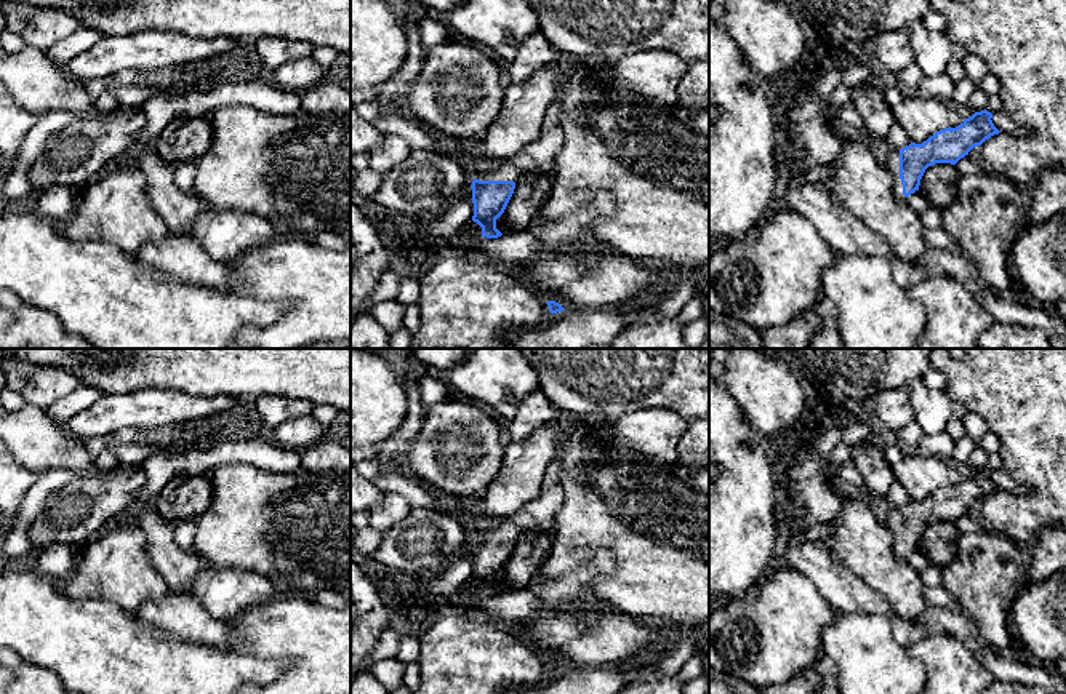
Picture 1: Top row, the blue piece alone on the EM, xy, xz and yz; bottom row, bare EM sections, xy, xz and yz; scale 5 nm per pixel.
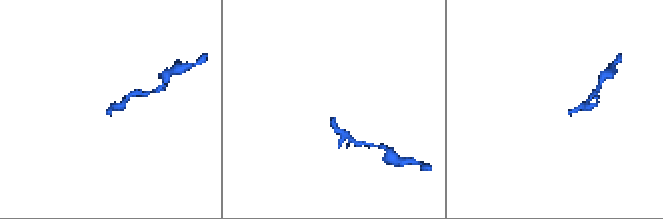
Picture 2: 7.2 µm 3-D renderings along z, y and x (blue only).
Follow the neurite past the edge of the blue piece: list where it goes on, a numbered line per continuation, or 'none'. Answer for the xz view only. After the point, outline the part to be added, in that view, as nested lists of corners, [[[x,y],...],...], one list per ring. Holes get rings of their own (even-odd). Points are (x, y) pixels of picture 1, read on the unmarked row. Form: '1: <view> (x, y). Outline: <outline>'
1: xz (511, 528). Outline: [[[523,515],[522,517],[515,517],[515,518],[507,518],[499,526],[496,526],[495,529],[480,532],[475,537],[519,540],[519,537],[522,536],[525,526],[527,526],[527,520],[525,520]]]

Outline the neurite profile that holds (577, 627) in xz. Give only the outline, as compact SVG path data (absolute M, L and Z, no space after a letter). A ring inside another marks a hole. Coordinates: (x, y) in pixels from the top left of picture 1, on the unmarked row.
M599 550L581 571L538 579L531 585L538 595L538 611L525 620L512 622L509 628L544 660L555 659L563 667L615 667L642 651L667 652L672 644L661 635L656 622L631 617L594 592L592 582L611 576L615 569L613 552Z

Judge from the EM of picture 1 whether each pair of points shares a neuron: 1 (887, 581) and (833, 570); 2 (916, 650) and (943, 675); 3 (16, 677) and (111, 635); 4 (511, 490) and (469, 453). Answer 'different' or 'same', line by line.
1: different
2: same
3: different
4: different

